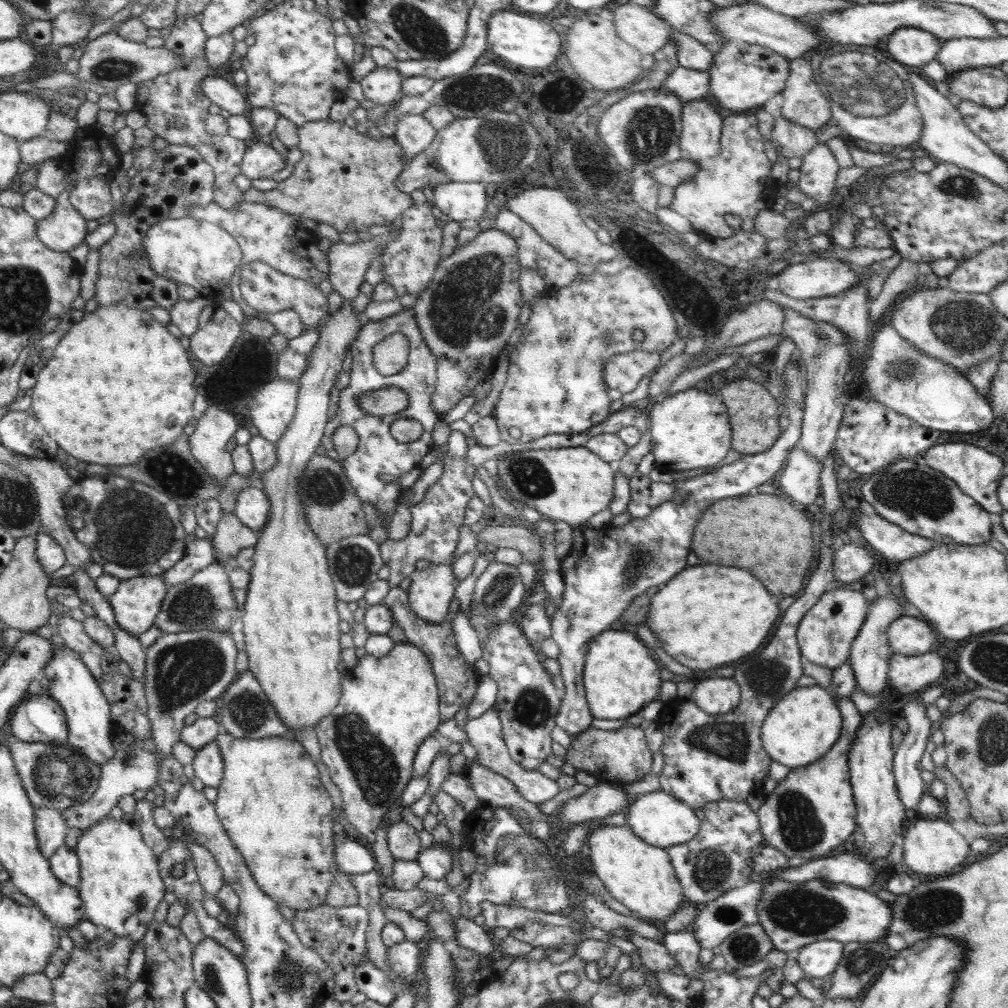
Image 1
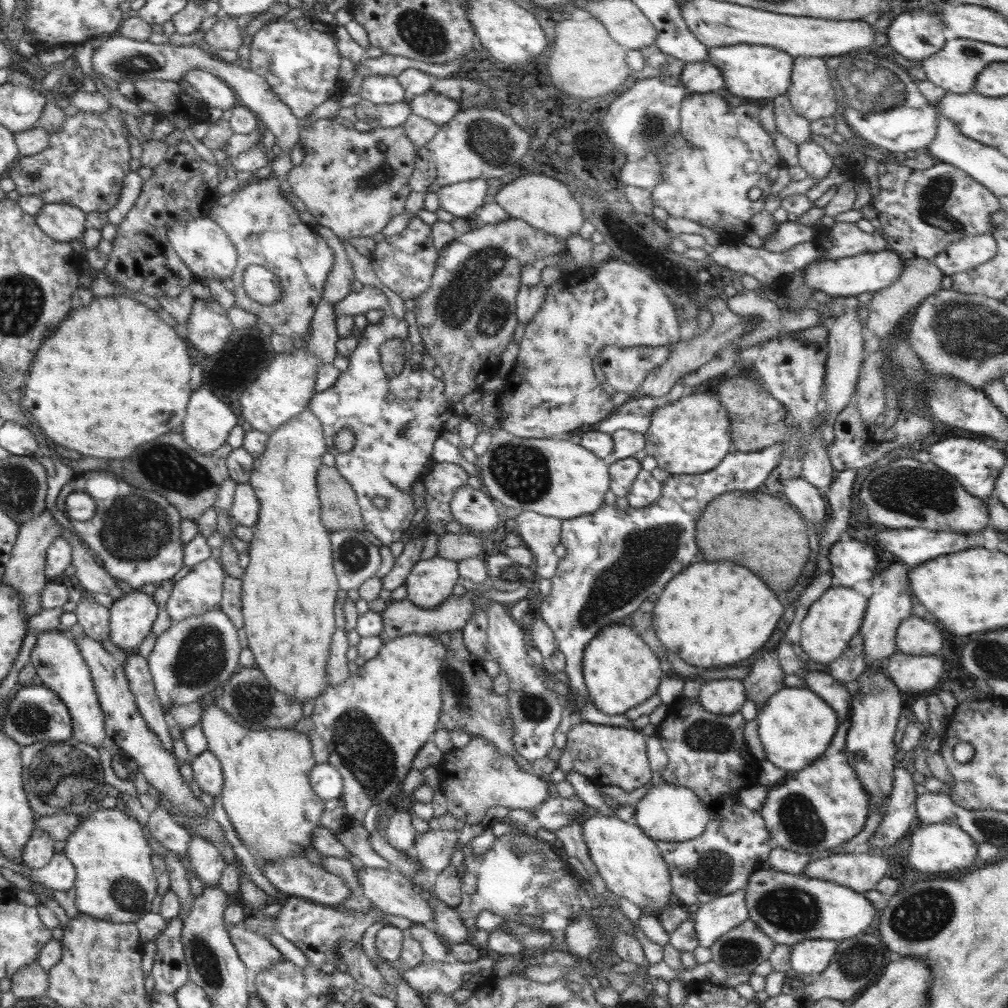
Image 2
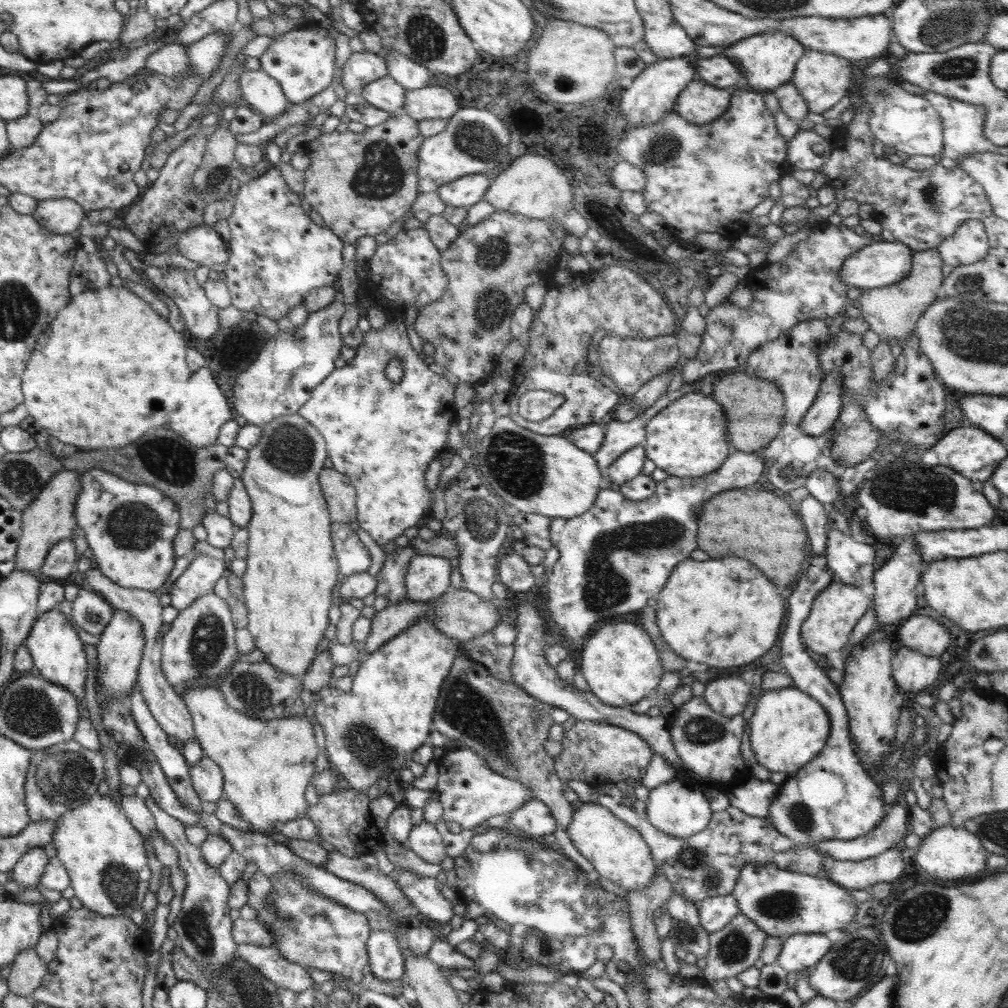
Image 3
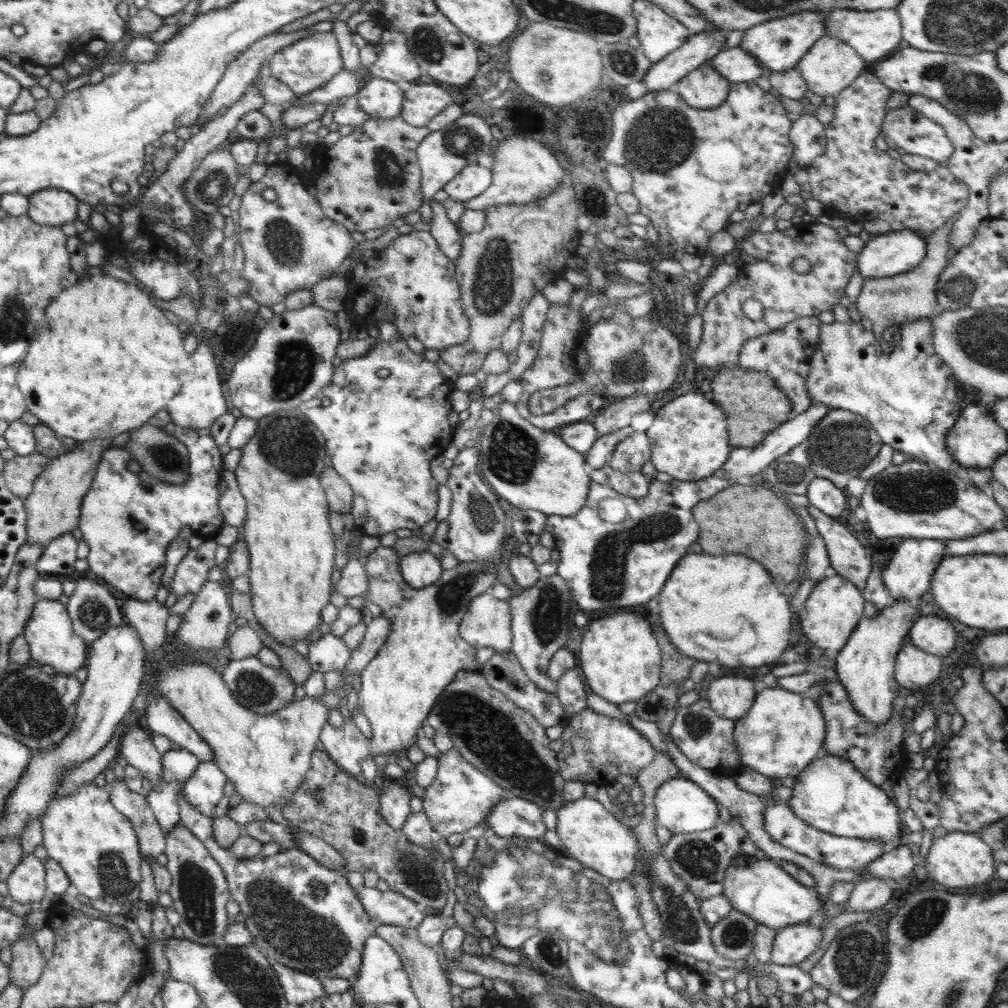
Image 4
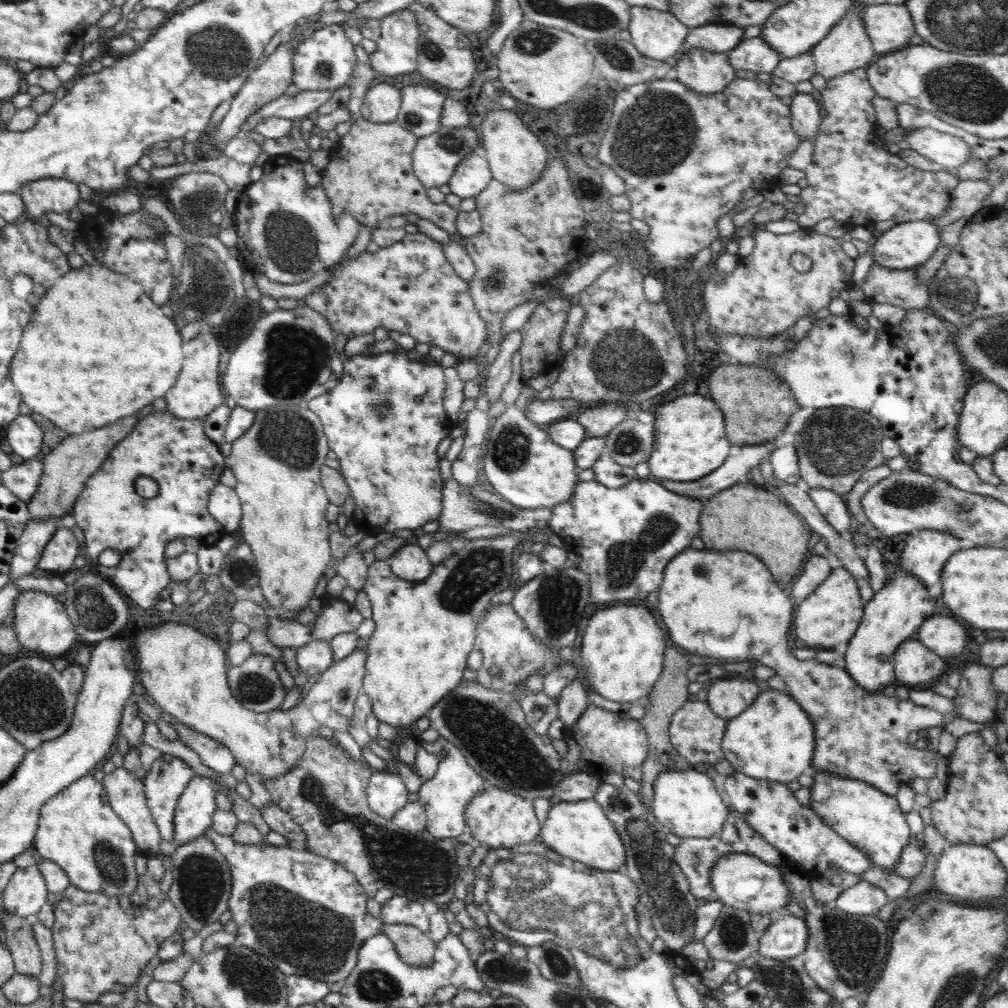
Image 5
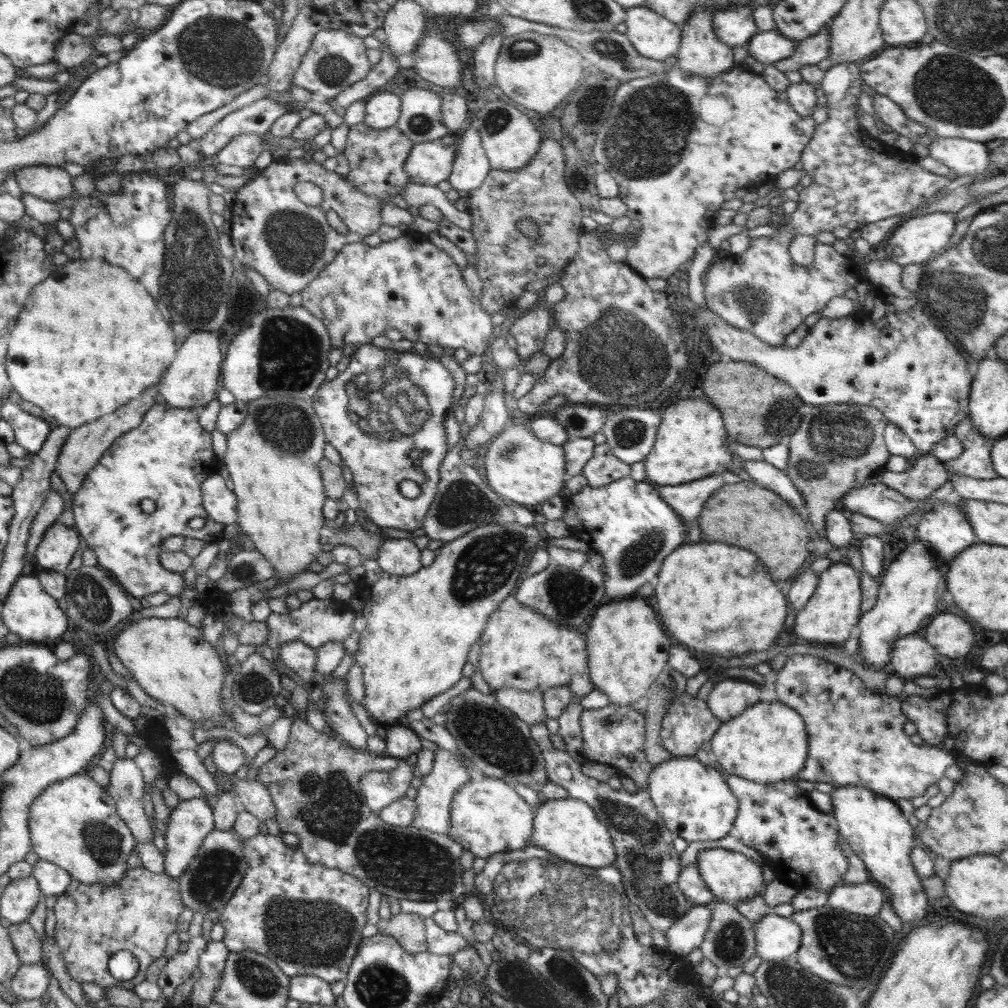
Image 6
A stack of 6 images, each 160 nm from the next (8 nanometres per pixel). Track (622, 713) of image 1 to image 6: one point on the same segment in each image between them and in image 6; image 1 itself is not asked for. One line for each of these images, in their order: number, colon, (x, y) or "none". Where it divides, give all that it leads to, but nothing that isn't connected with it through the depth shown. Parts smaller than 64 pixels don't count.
2: (620, 671)
3: (620, 664)
4: (621, 661)
5: (622, 651)
6: (627, 650)

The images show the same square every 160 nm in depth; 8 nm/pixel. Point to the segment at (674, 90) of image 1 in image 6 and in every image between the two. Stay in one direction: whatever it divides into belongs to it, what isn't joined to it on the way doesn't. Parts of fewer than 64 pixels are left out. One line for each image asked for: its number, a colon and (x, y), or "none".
2: (698, 77)
3: (718, 70)
4: (736, 65)
5: (754, 54)
6: (767, 47)

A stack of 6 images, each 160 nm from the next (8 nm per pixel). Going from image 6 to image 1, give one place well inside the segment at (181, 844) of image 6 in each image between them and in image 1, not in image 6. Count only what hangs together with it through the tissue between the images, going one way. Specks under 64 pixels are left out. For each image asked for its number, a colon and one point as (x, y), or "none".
1: (208, 765)
2: (207, 771)
3: (206, 776)
4: (203, 790)
5: (193, 816)

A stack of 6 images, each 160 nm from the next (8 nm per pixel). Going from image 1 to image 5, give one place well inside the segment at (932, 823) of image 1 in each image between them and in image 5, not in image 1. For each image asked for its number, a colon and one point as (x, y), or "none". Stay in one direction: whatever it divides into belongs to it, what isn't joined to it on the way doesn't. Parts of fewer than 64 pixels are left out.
2: (940, 847)
3: (948, 853)
4: (960, 860)
5: (965, 871)

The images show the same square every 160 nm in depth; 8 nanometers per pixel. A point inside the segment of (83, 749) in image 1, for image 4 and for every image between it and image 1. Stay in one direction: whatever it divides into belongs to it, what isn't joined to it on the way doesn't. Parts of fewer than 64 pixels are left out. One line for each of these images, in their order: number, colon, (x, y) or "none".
2: (61, 667)
3: (59, 654)
4: (49, 631)

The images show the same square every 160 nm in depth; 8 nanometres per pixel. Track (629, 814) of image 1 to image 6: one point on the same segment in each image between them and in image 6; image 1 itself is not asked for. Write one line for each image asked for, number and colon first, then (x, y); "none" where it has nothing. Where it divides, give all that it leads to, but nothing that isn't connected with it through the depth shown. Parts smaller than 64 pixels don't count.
2: (666, 813)
3: (678, 808)
4: (681, 805)
5: (687, 802)
6: (693, 799)

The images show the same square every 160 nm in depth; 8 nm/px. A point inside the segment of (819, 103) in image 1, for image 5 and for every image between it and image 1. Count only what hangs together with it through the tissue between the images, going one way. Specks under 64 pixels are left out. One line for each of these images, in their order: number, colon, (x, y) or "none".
2: (810, 92)
3: (821, 78)
4: (830, 65)
5: (847, 46)

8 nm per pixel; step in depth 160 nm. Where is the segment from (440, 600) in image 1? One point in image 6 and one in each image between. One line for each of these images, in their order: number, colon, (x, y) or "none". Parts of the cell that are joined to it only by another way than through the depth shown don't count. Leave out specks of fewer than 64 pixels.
2: (430, 582)
3: (427, 577)
4: (419, 569)
5: (411, 562)
6: (401, 557)

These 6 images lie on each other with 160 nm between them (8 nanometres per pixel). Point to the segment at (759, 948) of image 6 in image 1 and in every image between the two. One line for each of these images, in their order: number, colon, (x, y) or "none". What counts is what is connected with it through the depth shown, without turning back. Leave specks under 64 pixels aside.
1: (819, 959)
2: (808, 957)
3: (799, 951)
4: (792, 944)
5: (787, 937)

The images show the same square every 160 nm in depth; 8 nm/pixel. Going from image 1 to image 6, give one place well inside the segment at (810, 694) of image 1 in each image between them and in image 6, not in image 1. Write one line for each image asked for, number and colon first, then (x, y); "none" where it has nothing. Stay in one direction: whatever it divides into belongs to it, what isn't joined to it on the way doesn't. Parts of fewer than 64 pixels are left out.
2: (795, 726)
3: (788, 728)
4: (783, 732)
5: (773, 738)
6: (766, 743)

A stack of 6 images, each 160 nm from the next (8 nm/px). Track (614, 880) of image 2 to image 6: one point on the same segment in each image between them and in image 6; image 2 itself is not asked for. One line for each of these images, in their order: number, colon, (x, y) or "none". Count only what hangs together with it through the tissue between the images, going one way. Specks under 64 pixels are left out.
3: (616, 849)
4: (593, 836)
5: (580, 830)
6: (568, 827)

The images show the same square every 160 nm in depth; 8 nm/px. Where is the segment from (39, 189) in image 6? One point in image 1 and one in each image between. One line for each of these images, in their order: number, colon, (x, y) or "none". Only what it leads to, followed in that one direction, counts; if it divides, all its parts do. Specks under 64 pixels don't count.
1: (64, 228)
2: (63, 222)
3: (63, 216)
4: (52, 207)
5: (40, 196)

